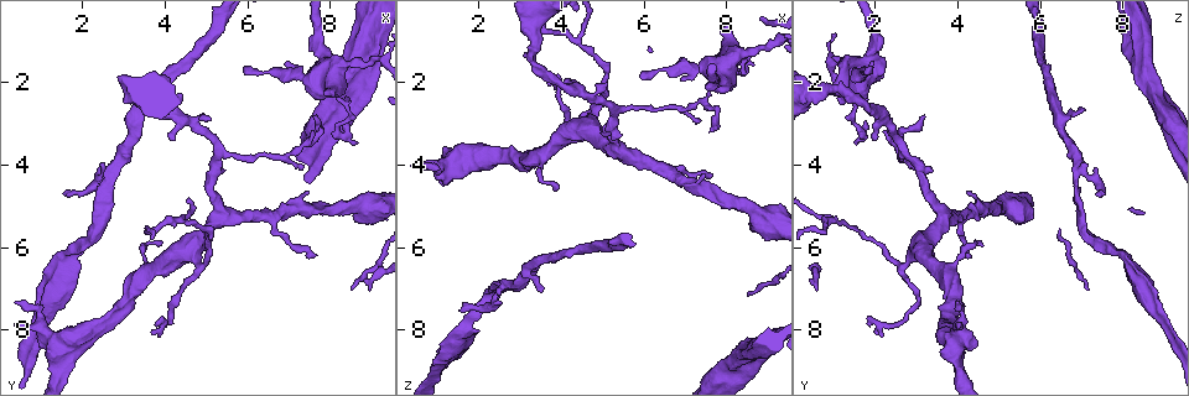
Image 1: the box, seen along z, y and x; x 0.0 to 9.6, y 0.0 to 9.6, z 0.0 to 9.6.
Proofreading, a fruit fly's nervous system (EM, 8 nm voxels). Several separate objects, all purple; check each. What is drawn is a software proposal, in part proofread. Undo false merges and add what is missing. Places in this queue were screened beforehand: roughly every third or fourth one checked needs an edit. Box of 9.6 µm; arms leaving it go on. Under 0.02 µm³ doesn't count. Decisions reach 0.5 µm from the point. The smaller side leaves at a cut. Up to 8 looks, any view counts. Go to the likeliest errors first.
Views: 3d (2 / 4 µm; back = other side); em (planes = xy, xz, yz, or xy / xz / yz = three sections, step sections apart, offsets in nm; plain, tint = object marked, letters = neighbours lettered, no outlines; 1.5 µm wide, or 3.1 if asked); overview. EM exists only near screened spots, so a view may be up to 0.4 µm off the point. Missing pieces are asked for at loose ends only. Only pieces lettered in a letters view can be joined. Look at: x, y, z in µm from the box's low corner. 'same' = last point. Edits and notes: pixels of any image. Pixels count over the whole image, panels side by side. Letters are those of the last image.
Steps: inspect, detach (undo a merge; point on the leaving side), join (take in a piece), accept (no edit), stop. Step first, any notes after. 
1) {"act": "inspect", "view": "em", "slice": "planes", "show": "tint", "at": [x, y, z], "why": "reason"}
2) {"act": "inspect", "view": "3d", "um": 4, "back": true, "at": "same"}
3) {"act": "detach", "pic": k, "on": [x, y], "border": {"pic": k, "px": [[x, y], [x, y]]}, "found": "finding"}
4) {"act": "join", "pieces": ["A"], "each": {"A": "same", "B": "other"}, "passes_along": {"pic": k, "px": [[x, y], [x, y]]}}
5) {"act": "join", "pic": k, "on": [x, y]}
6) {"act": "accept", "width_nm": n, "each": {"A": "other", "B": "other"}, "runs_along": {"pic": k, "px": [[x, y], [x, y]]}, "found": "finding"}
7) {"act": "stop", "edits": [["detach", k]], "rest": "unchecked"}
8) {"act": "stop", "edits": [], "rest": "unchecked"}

{"act": "inspect", "view": "em", "slice": "xy", "step": 4, "show": "letters", "at": [8.30, 2.50, 1.55], "why": "thick turns thin"}

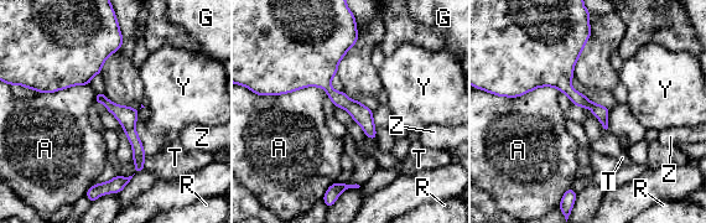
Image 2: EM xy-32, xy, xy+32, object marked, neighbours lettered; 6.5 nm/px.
{"act": "accept", "longest_contact_nm": ["A", 400], "each": {"A": "other", "G": "other", "R": "other", "T": "other", "Y": "other", "Z": "other"}, "found": "continuous, no second neuron"}

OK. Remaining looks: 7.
{"act": "inspect", "view": "3d", "um": 2, "at": [3.55, 2.65, 7.05], "why": "branch stops here"}

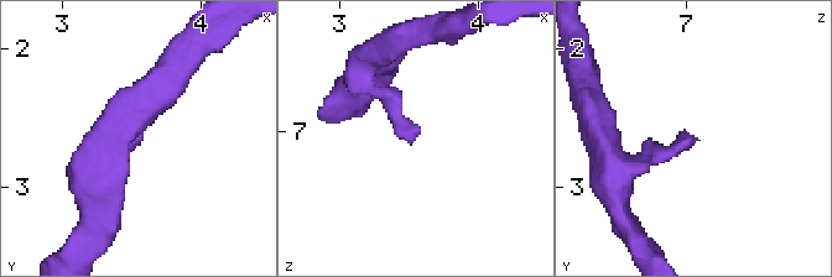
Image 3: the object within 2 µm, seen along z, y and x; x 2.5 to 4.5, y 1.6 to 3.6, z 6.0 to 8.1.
{"act": "inspect", "view": "em", "slice": "planes", "show": "plain", "at": [3.58, 2.60, 7.04], "why": "now the EM"}

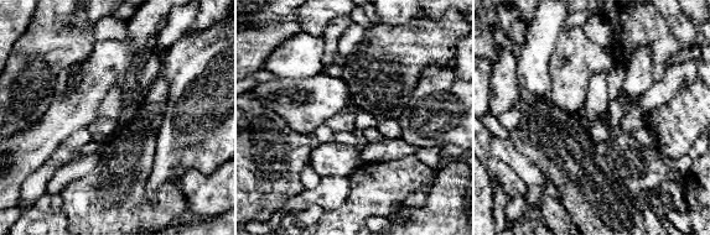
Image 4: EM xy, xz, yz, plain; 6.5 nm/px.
{"act": "inspect", "view": "em", "slice": "planes", "show": "letters", "at": "same"}

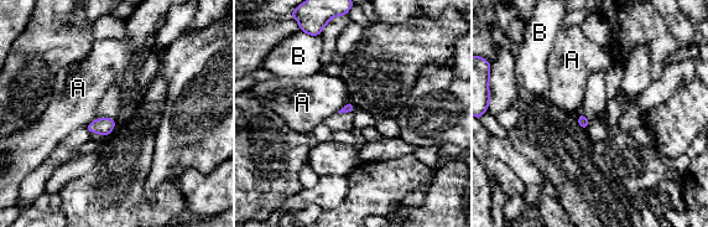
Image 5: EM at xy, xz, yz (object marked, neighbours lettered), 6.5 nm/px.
{"act": "accept", "each": {"A": "other", "B": "other"}, "border": {"pic": 5, "px": [[349, 102], [337, 112]]}, "found": "none of them fits"}

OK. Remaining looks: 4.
{"act": "inspect", "view": "3d", "um": 2, "at": [8.80, 2.60, 8.80], "why": "free end"}

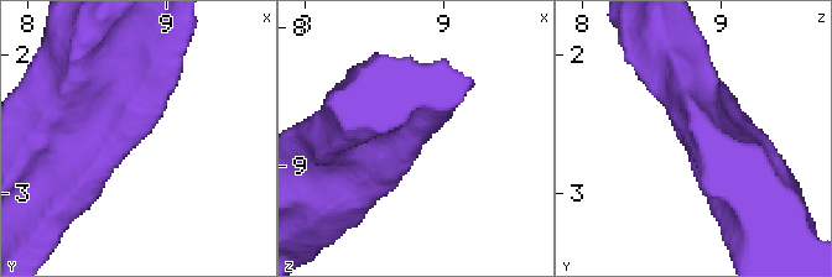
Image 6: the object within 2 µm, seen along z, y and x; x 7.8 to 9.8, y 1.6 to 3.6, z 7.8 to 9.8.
{"act": "inspect", "view": "em", "slice": "xy", "step": 8, "show": "letters", "at": "same", "why": "shape alone is not enough"}

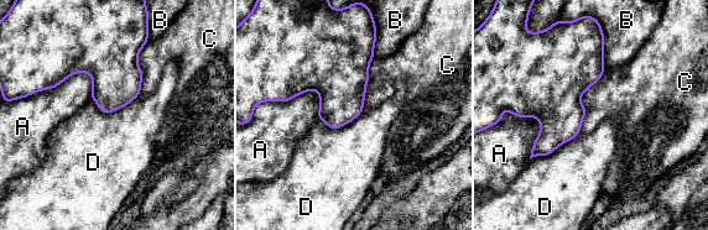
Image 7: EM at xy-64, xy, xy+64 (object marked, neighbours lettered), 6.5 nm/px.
{"act": "accept", "each": {"A": "other", "B": "other", "C": "other", "D": "other"}, "found": "no lettered piece goes on from it"}

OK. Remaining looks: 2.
{"act": "stop", "edits": [], "rest": "unchecked"}

